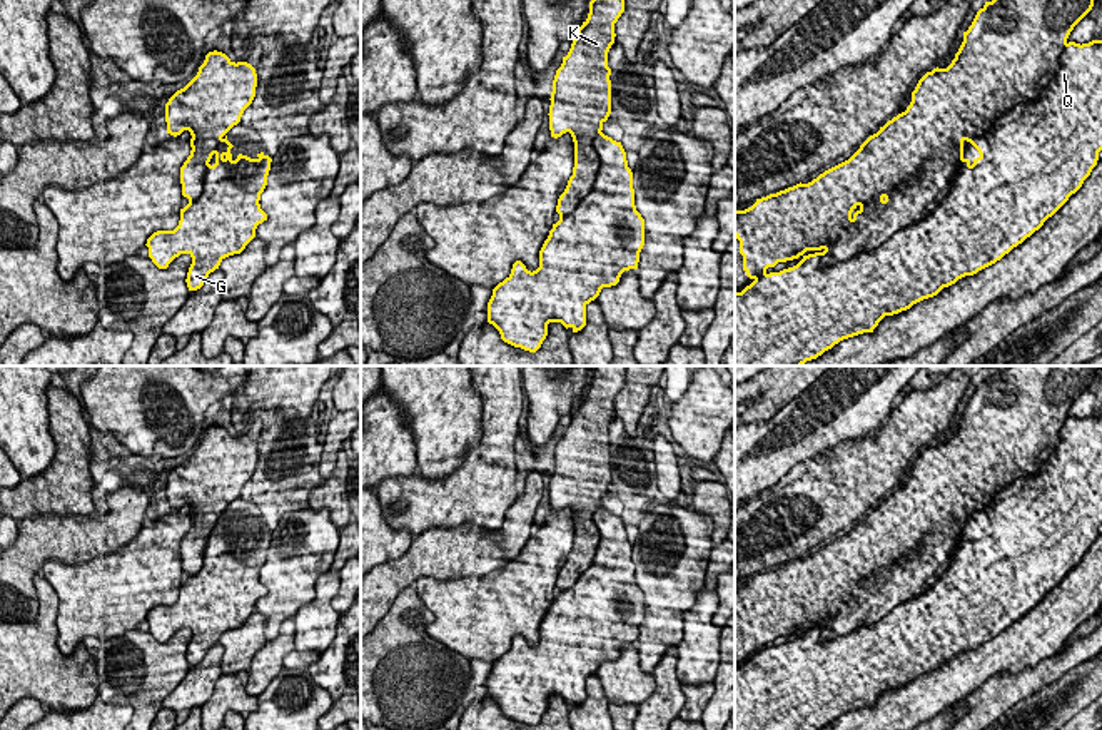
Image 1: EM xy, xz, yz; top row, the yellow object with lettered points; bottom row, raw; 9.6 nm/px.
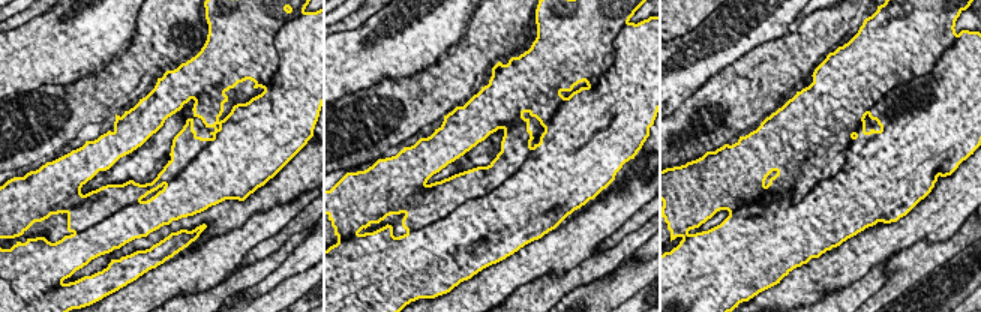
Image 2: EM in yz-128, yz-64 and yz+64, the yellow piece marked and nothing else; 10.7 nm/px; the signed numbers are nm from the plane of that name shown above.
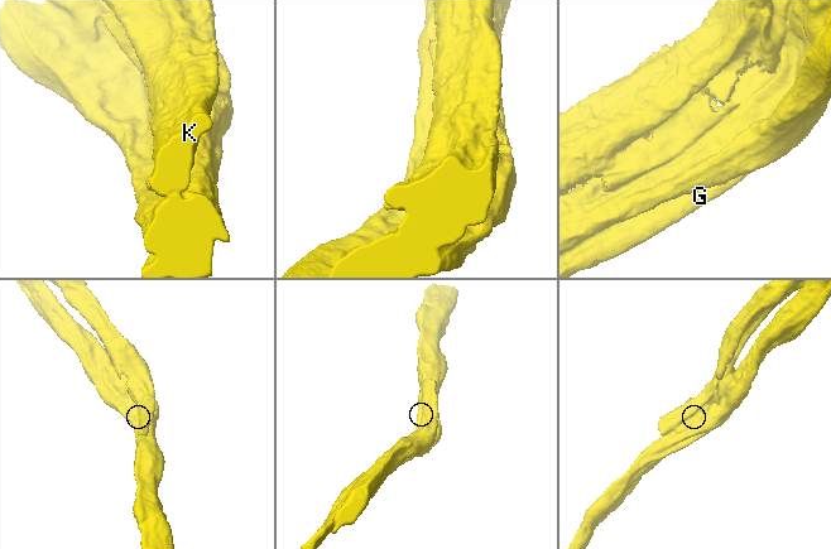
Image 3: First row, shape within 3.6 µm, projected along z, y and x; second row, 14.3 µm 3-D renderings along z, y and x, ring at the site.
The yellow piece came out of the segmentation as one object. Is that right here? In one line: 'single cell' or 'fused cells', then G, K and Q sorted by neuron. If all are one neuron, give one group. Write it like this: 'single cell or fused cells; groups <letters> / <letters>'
fused cells; groups G Q / K

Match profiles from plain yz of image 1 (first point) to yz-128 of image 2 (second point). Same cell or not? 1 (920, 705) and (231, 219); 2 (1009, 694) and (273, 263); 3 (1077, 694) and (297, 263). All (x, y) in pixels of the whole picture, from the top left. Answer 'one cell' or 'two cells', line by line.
1: two cells
2: one cell
3: two cells

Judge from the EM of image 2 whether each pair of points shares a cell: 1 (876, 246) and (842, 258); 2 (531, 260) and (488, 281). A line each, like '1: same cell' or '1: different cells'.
1: same cell
2: same cell

